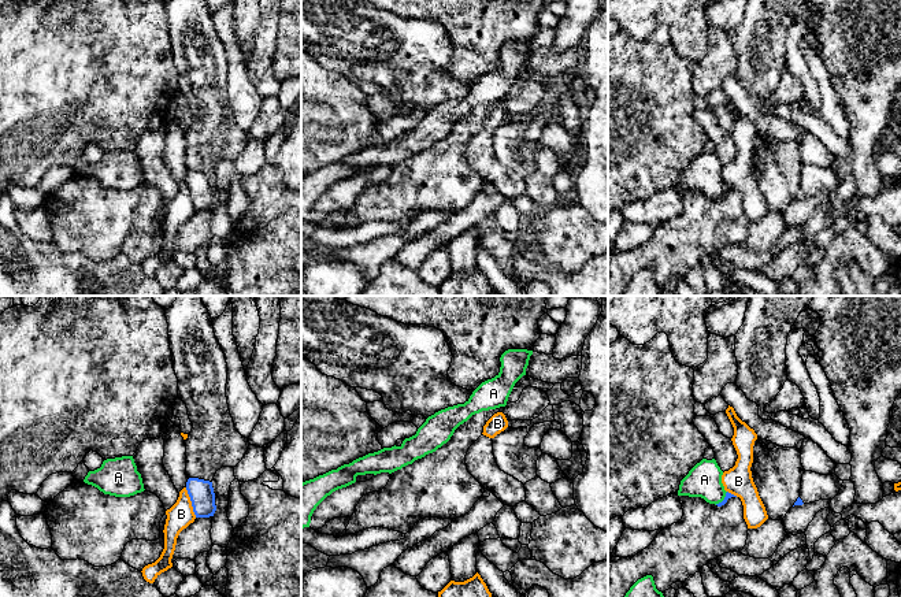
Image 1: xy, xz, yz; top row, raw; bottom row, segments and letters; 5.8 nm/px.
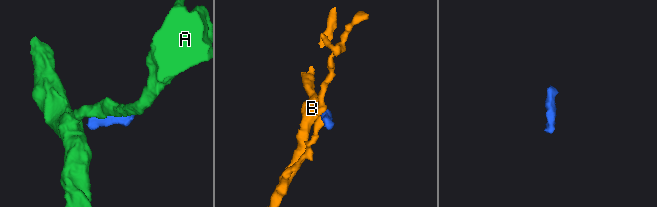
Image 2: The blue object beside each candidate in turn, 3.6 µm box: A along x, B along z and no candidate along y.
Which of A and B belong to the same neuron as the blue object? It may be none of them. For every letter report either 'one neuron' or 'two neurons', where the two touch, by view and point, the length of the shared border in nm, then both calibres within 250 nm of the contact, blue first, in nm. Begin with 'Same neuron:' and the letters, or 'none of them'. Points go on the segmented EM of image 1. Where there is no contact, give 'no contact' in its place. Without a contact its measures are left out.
Same neuron: none of them
A: two neurons; meets blue in yz at (723, 500); contact 110 nm long; 30 nm thick on the blue side, 200 nm on the other
B: two neurons; meets blue in xy at (192, 503); contact 190 nm long; 150 nm thick on the blue side, 150 nm on the other

